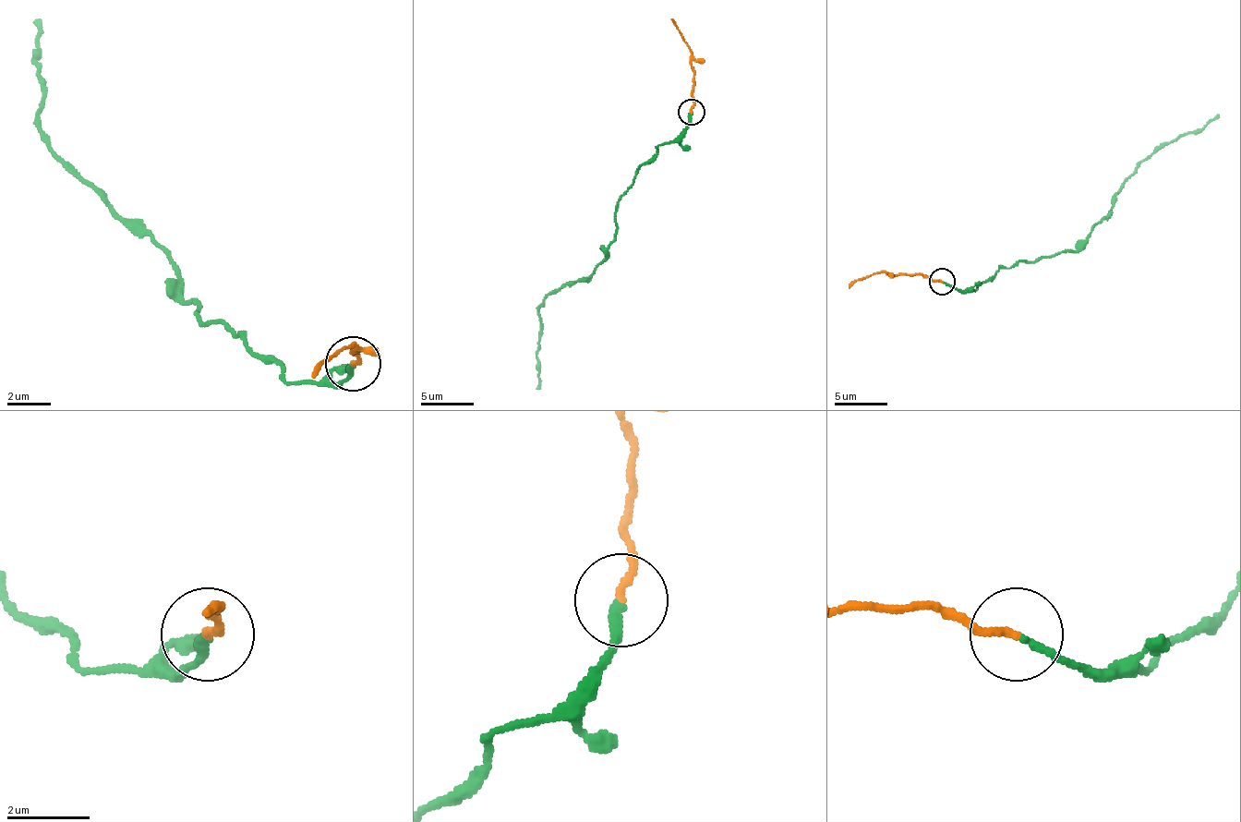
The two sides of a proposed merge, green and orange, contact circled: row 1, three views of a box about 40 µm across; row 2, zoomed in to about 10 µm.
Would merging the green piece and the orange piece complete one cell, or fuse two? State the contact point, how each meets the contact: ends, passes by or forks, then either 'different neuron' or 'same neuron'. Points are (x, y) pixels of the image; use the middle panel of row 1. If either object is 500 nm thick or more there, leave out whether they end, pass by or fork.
at (691, 112); green ends there; orange ends there; same neuron

